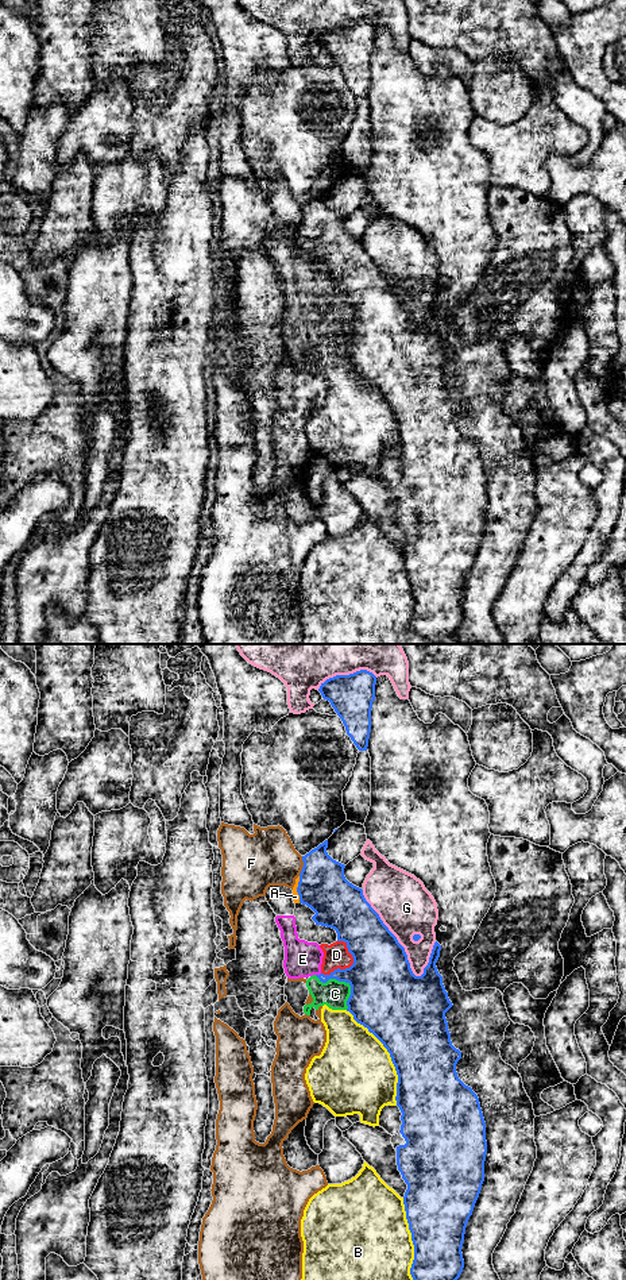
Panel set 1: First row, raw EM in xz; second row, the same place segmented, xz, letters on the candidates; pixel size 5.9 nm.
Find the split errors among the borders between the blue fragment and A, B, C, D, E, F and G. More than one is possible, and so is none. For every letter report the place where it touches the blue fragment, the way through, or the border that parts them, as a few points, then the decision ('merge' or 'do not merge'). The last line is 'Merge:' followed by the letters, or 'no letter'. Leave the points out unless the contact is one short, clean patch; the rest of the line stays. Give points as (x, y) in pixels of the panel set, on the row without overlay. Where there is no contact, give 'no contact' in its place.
A: contact xz (297, 242); do not merge
B: contact xz (414, 604); do not merge
C: contact xz (343, 332); border xz (315, 327), (323, 334), (344, 332), (350, 338), (348, 359); do not merge
D: contact xz (347, 320); border xz (346, 293), (352, 315), (348, 319), (321, 326); do not merge
E: contact xz (317, 327); border xz (320, 324), (316, 327); do not merge
F: contact xz (304, 218); do not merge
G: contact xz (393, 286); do not merge
Merge: no letter

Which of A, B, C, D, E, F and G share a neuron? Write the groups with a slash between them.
A B C D E / F / G

